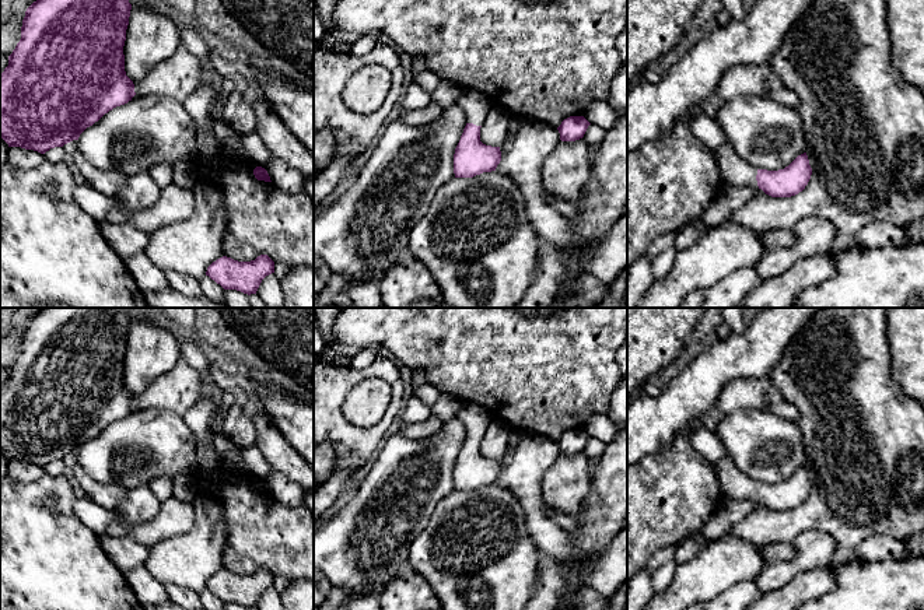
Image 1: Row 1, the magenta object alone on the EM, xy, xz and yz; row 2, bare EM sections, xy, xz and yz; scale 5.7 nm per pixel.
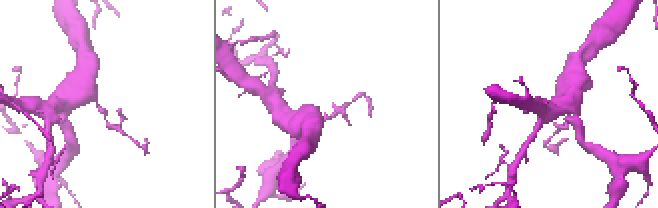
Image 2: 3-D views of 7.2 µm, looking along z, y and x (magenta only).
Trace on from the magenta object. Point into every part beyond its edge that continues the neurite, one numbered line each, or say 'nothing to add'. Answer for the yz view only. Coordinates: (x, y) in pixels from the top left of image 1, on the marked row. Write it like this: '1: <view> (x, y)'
1: yz (735, 171)

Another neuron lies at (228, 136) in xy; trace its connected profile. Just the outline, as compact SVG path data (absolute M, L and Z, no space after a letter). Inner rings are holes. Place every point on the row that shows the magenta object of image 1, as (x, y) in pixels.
M224 120L213 123L214 136L221 143L221 151L237 157L244 155L244 147L241 143L241 136L231 129Z

